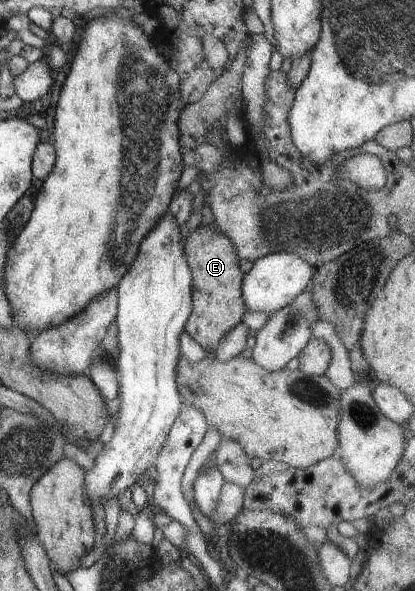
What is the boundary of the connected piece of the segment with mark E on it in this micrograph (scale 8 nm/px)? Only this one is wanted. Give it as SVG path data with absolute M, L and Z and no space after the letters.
M213 223L191 231L187 236L184 250L193 283L193 310L185 328L189 336L205 351L215 351L221 338L243 320L243 314L248 309L241 290L244 273L239 267L240 258L235 244Z

